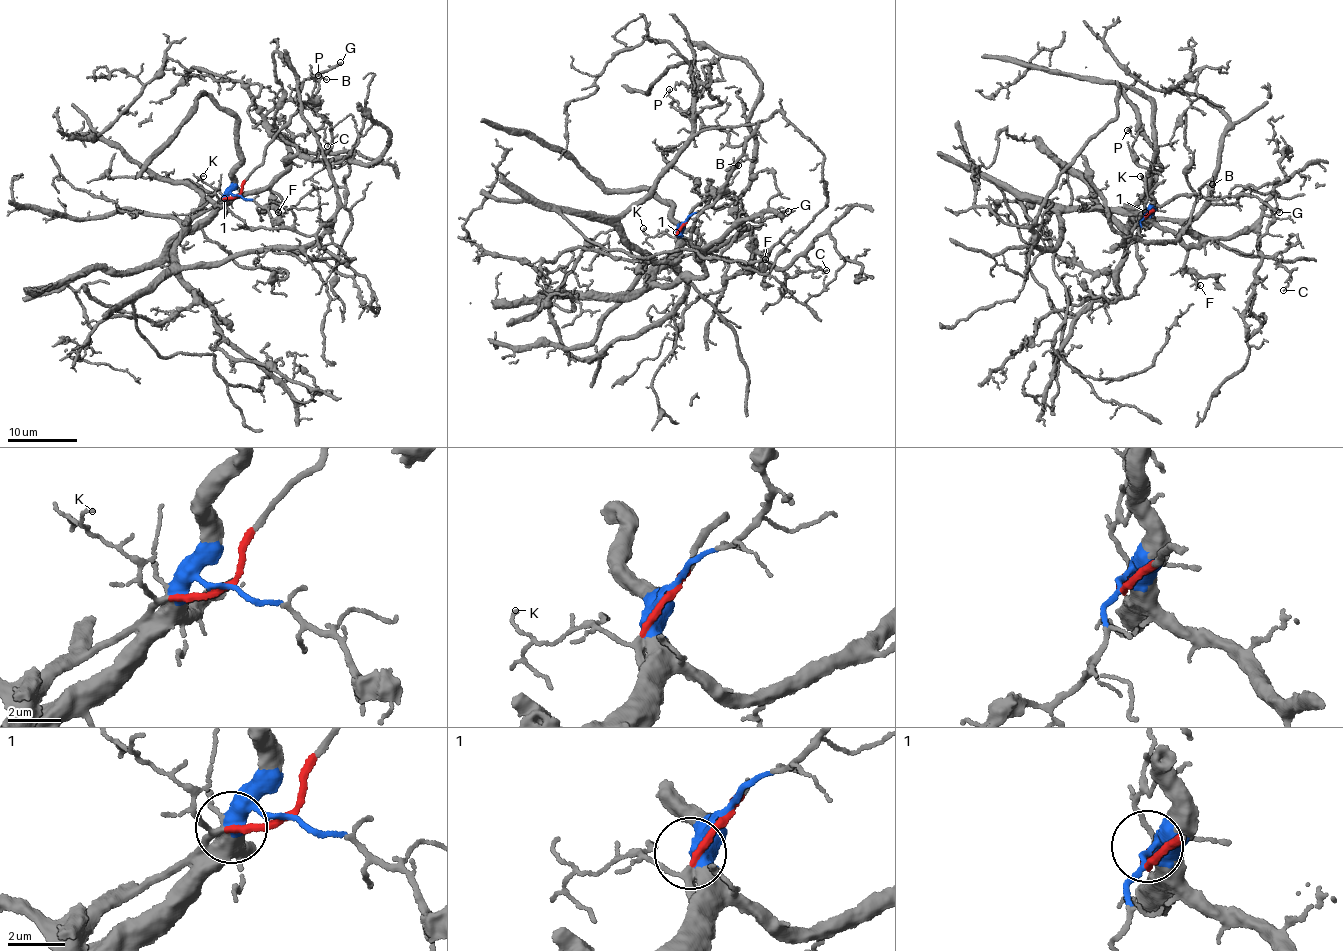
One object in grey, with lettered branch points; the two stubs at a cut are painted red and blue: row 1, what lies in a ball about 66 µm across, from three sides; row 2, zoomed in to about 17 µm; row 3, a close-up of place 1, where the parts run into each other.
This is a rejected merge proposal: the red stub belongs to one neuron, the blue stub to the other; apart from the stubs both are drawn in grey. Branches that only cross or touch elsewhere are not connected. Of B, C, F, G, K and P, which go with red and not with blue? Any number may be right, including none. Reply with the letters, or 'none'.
B, G, K

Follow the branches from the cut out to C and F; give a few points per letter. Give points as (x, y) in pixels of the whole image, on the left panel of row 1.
C: (237, 195), (227, 201), (270, 186), (284, 171), (286, 143), (272, 131), (291, 140), (322, 128), (327, 147)
F: (237, 195), (228, 194), (227, 201), (268, 187), (280, 196), (281, 203), (276, 204), (278, 212)

